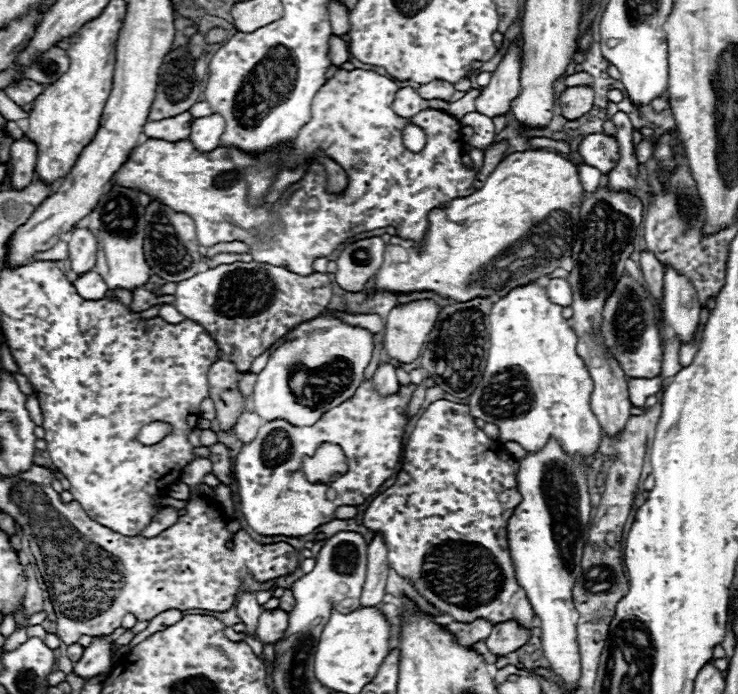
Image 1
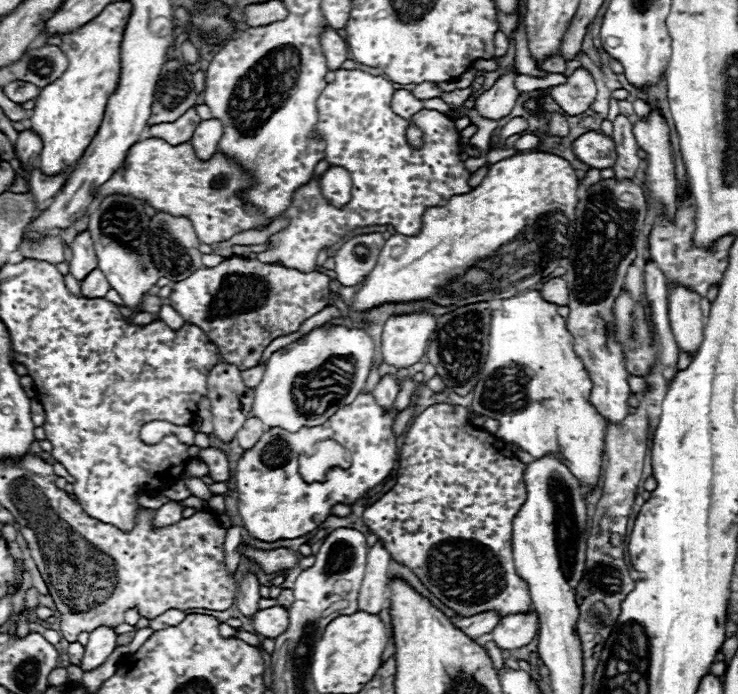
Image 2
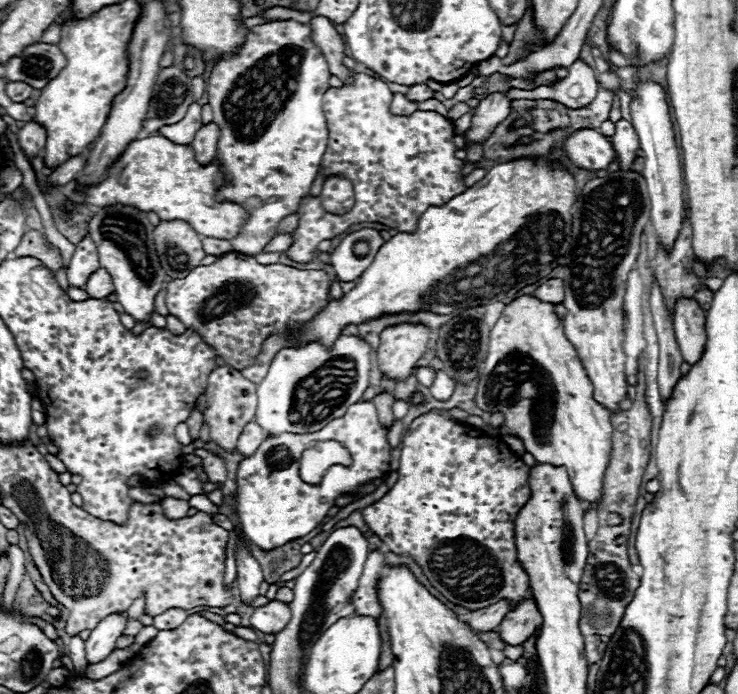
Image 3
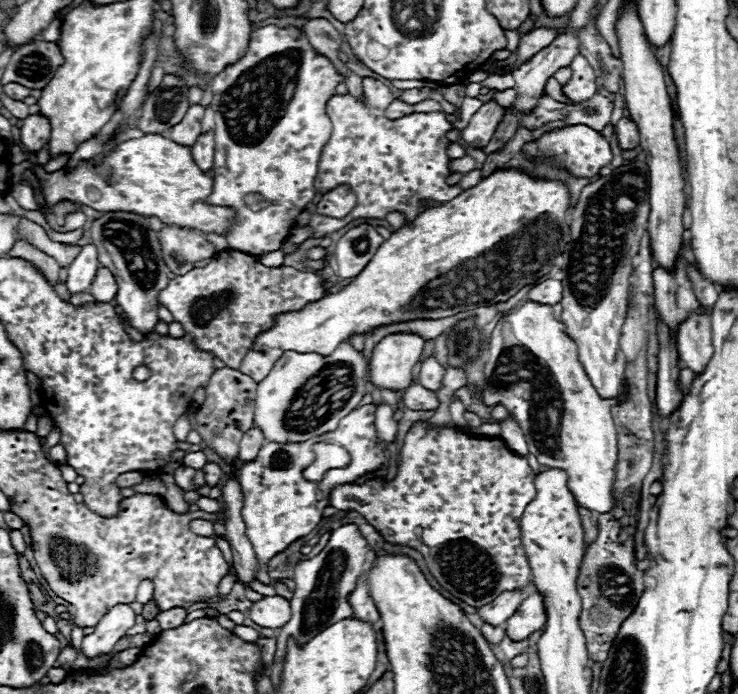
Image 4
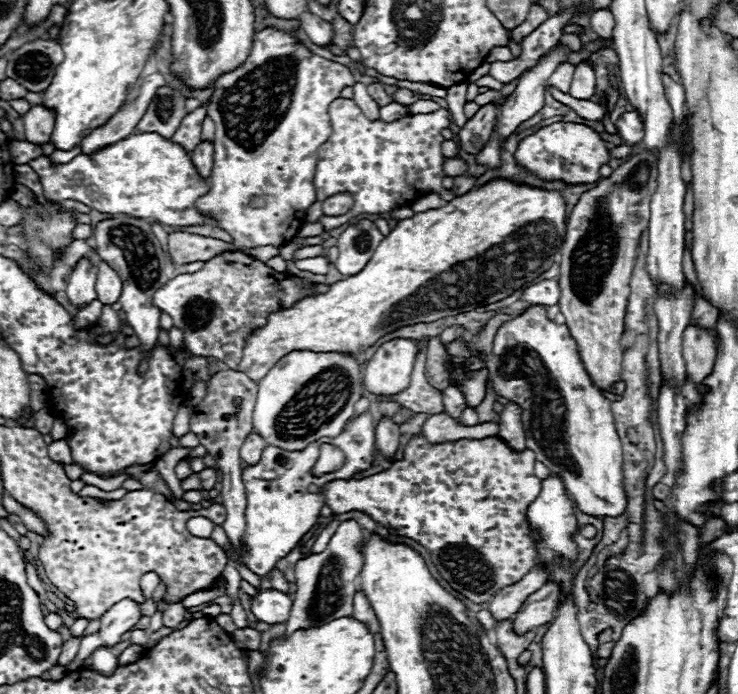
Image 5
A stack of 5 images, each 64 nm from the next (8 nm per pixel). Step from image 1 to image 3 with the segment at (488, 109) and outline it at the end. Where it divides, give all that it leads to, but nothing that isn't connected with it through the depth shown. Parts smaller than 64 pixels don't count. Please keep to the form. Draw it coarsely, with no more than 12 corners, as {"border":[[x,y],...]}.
{"border":[[504,92],[480,100],[468,138],[482,142],[510,114]]}

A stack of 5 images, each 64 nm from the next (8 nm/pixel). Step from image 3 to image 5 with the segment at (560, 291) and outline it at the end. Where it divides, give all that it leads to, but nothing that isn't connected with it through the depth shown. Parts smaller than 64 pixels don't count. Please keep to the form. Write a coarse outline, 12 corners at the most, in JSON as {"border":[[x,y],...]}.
{"border":[[556,280],[526,288],[522,300],[528,304],[554,306],[560,300]]}

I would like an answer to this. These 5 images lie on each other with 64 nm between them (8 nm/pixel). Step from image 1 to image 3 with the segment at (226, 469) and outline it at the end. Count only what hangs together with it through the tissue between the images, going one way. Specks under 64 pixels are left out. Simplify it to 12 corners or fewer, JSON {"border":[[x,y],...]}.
{"border":[[204,448],[194,454],[202,458],[210,482],[224,482],[226,462]]}

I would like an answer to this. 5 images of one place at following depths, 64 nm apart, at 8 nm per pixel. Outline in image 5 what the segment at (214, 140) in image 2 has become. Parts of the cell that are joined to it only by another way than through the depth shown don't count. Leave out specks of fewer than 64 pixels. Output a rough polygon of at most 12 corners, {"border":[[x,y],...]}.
{"border":[[202,140],[192,162],[202,178],[210,176],[214,144]]}

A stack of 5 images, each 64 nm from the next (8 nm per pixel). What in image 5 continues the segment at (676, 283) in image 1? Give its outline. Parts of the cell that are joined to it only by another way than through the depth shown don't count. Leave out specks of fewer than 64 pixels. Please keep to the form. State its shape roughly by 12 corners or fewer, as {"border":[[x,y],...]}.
{"border":[[688,324],[682,358],[688,376],[700,384],[716,360],[712,332]]}

